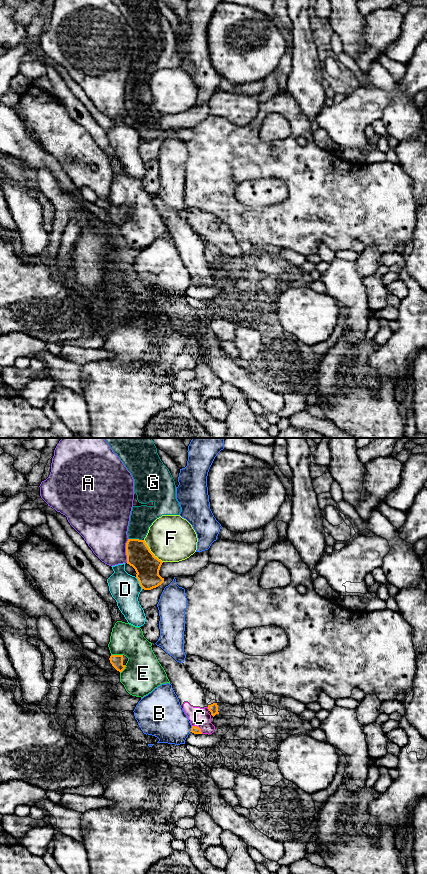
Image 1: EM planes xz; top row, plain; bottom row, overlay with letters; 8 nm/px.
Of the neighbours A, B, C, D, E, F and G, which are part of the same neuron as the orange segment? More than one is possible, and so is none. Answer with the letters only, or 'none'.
G

